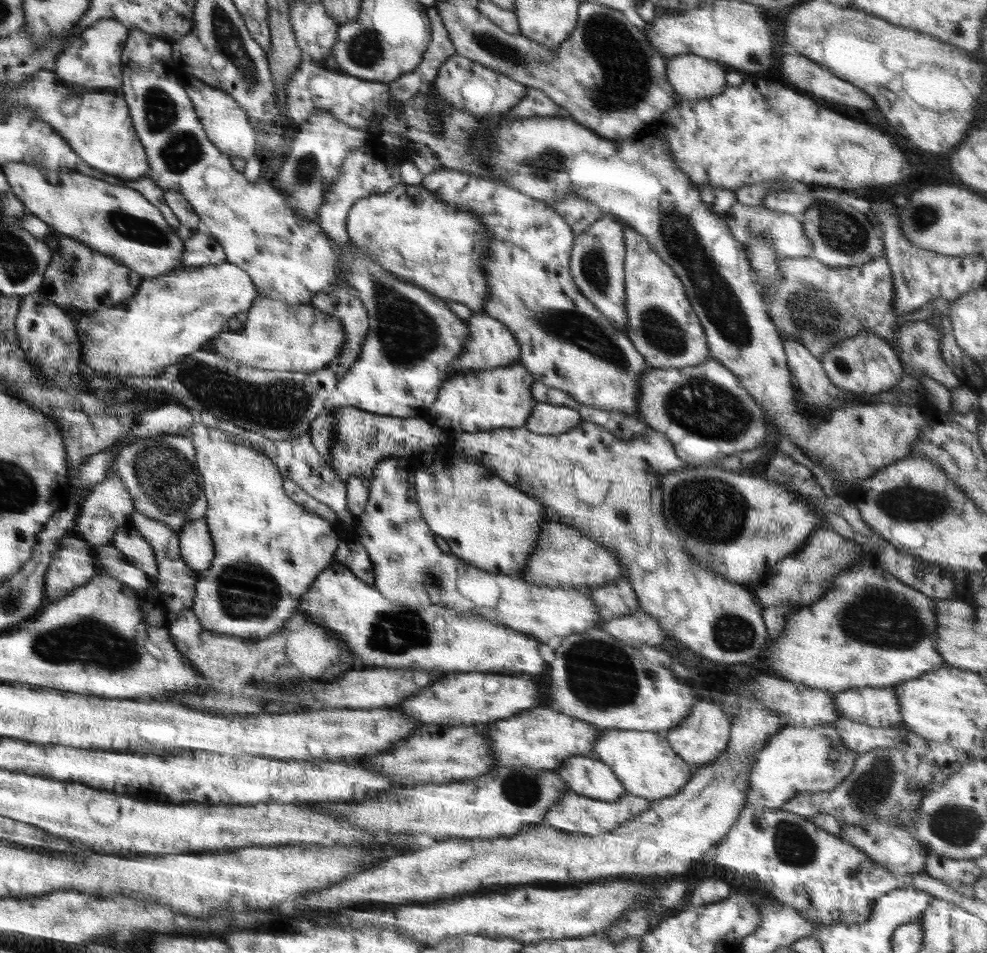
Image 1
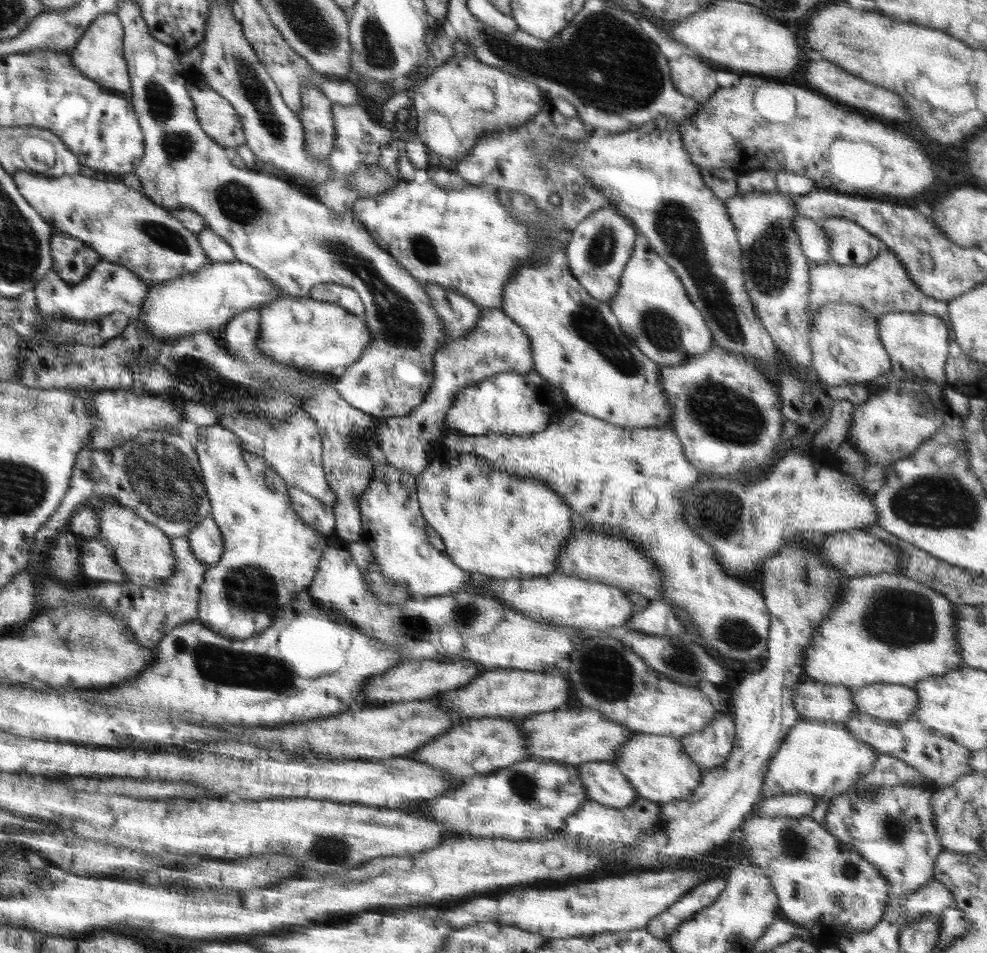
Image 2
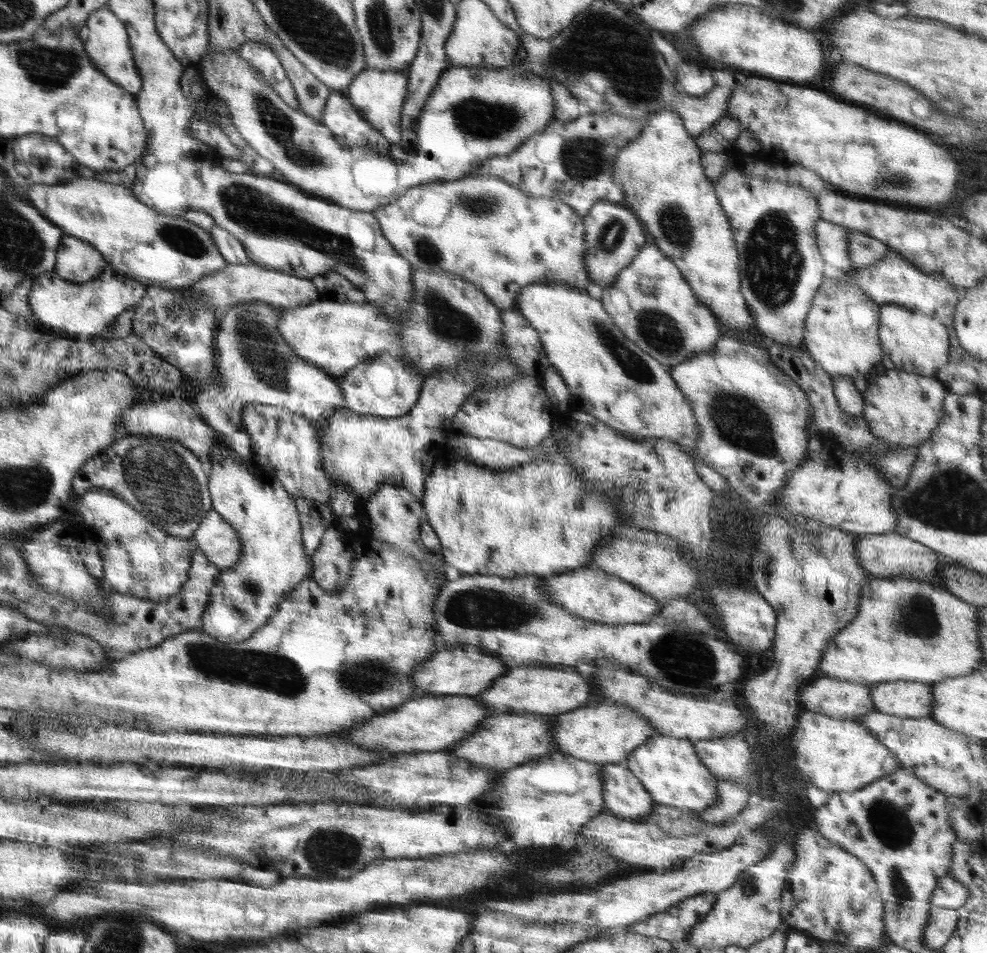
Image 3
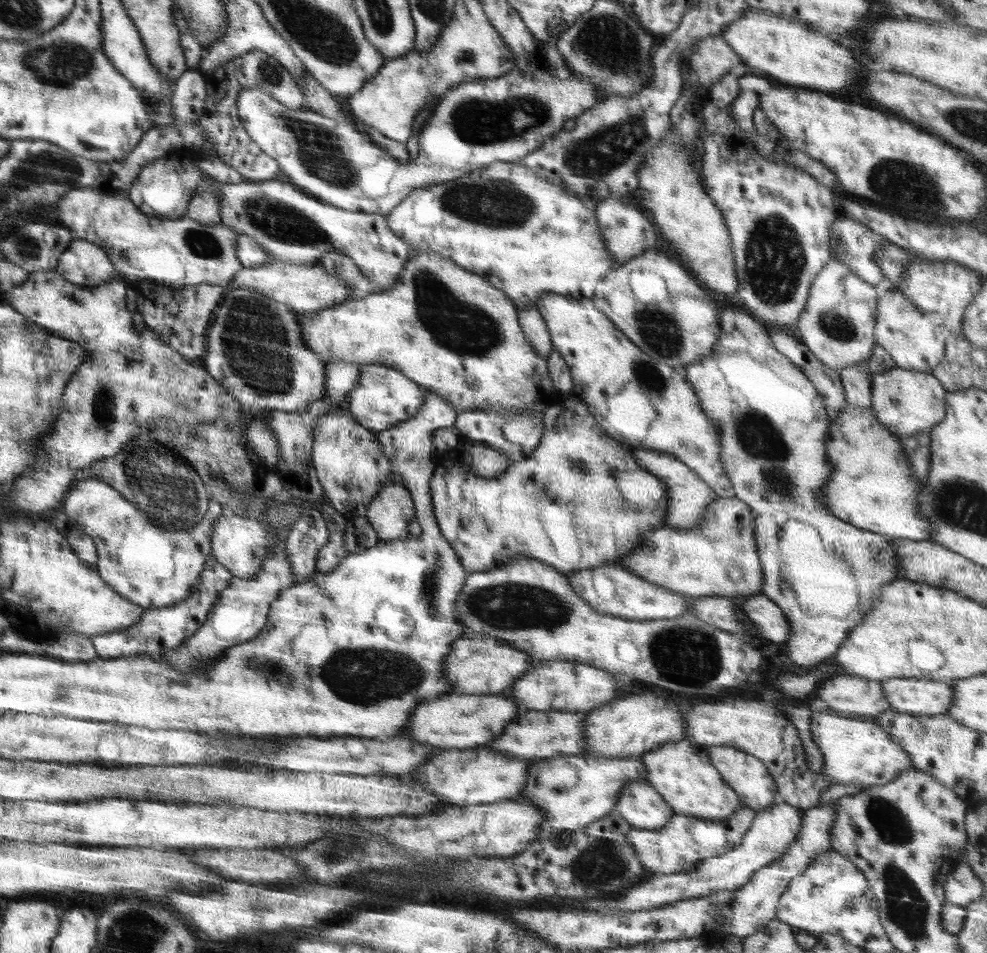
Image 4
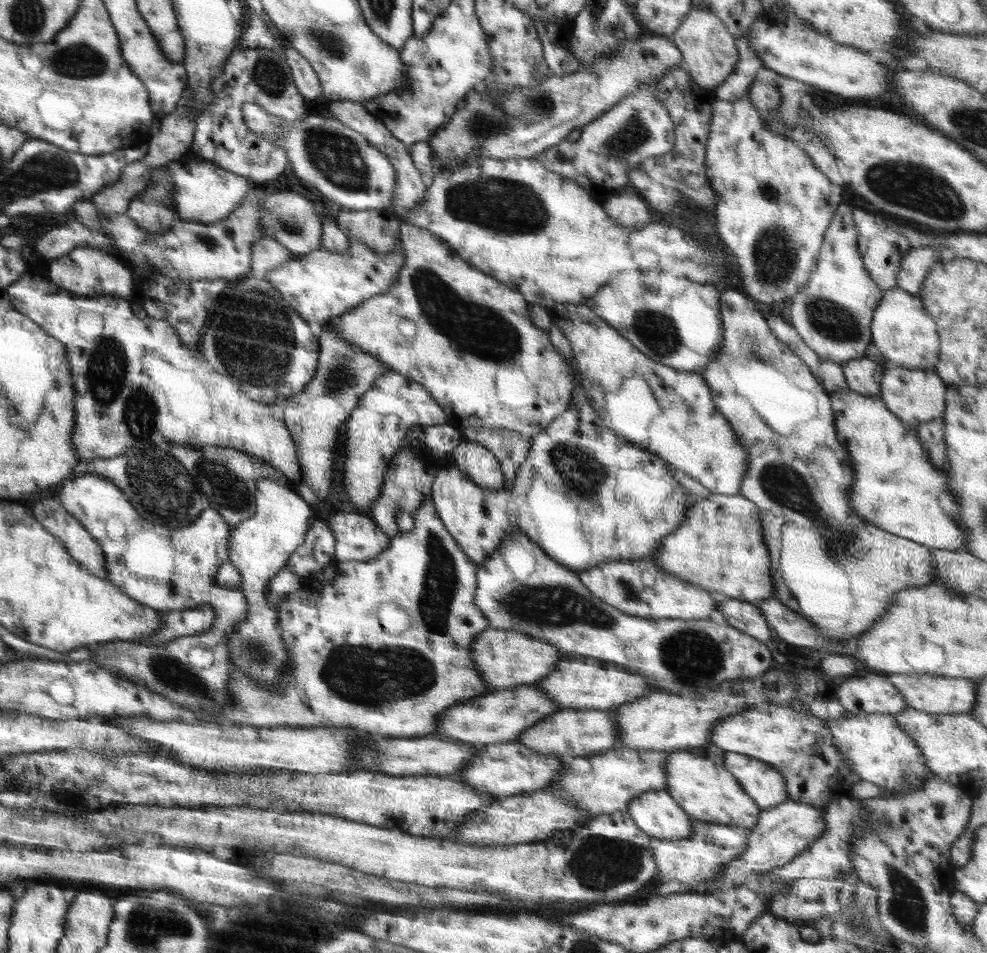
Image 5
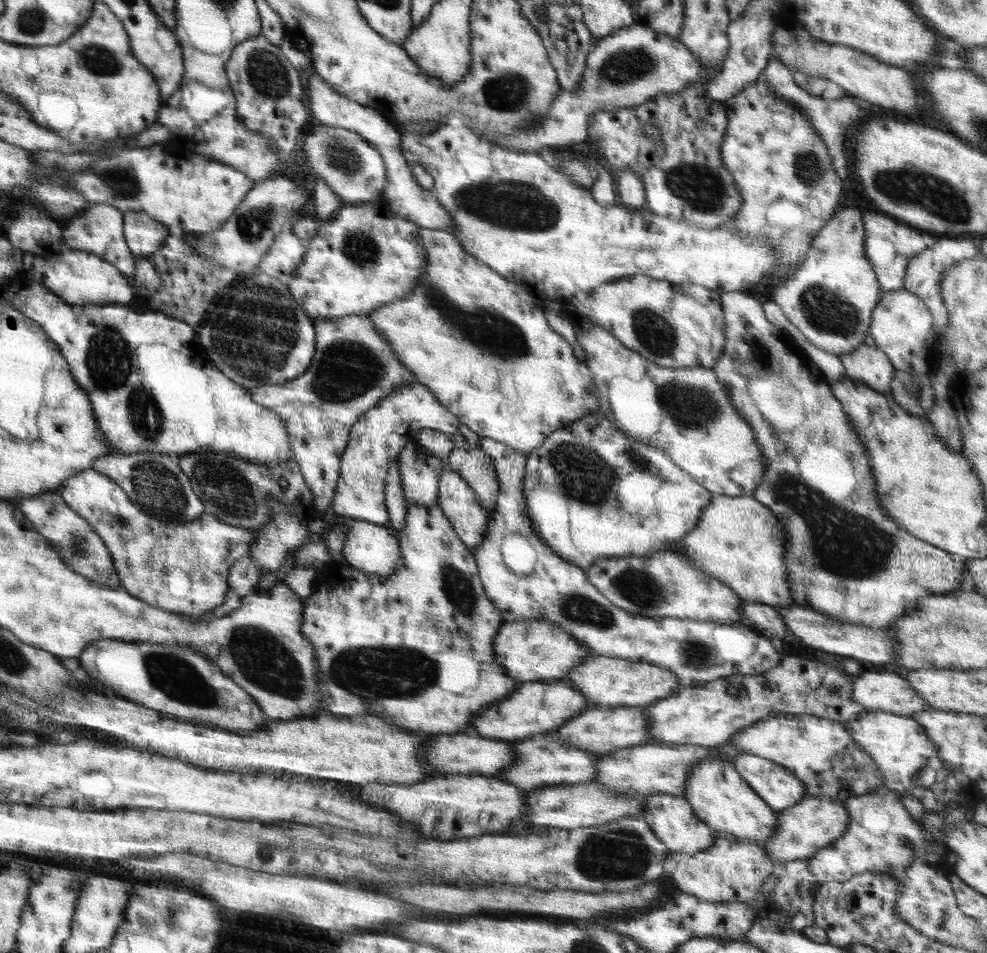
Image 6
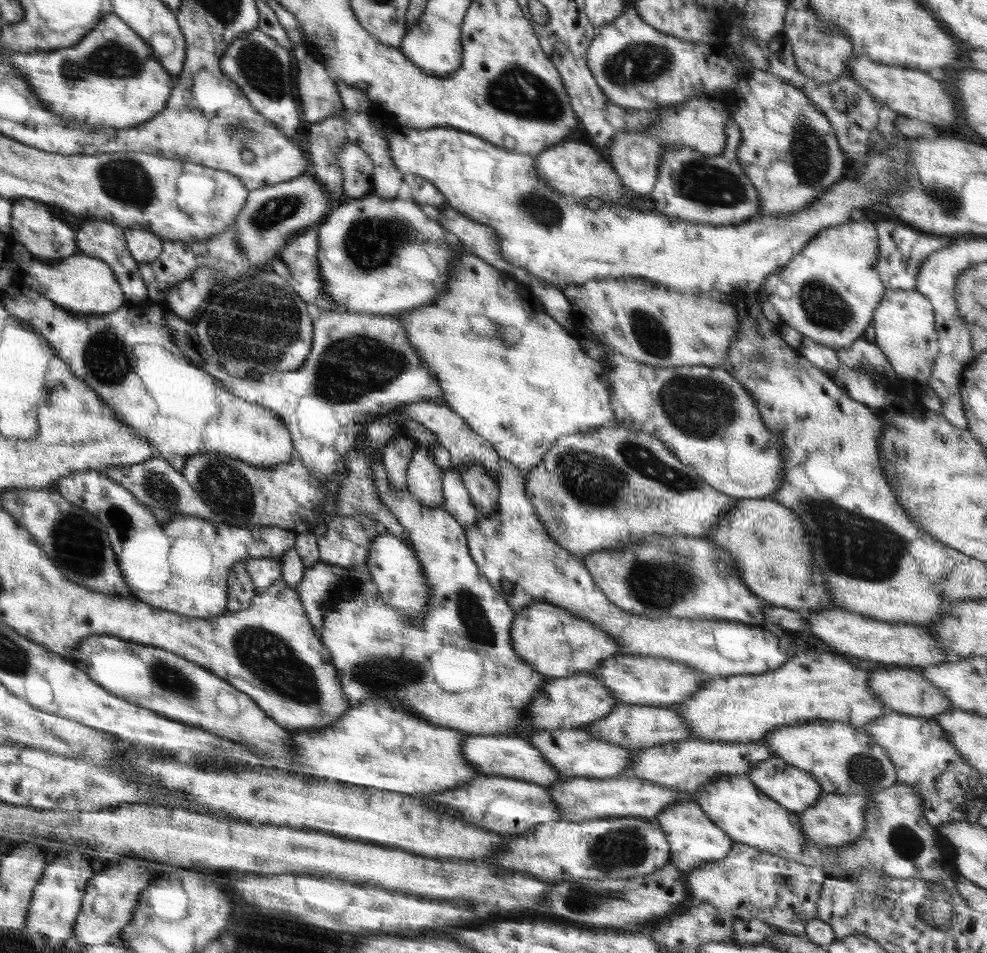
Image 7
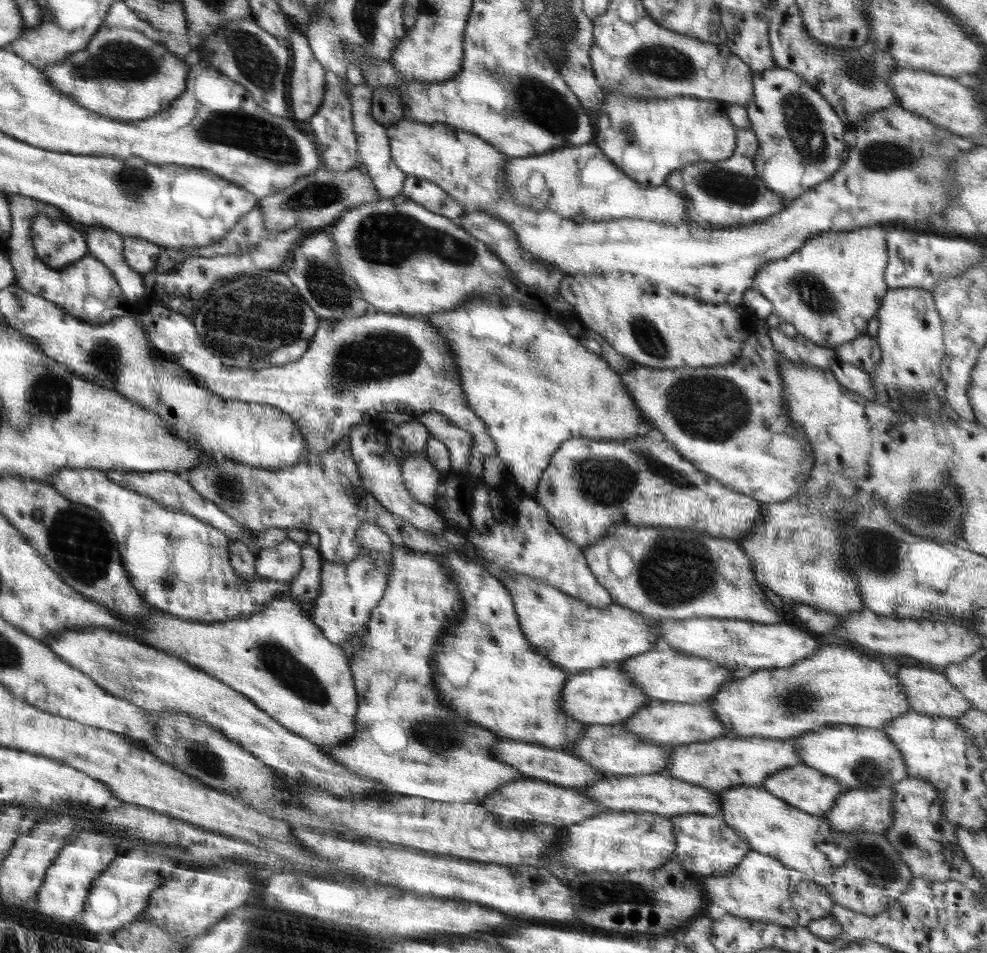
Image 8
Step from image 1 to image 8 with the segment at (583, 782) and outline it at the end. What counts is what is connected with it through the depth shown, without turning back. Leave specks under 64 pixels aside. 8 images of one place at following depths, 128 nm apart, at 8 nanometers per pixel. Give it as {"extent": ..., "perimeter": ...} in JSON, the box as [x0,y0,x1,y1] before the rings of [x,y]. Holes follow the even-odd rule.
{"extent":[669,814,753,876],"perimeter":[[[684,814],[670,817],[669,820],[676,835],[674,857],[680,859],[682,867],[697,875],[724,876],[753,850],[736,835],[736,830],[725,824],[723,816]]]}

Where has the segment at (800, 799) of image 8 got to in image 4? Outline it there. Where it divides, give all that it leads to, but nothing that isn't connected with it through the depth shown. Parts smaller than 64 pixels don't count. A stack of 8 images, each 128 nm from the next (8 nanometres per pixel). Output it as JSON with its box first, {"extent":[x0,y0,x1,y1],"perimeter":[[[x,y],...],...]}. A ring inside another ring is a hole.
{"extent":[706,746,777,812],"perimeter":[[[708,746],[706,751],[710,757],[710,763],[720,773],[722,779],[739,795],[745,807],[760,812],[773,806],[777,794],[776,781],[772,779],[765,763],[759,758],[732,746]]]}

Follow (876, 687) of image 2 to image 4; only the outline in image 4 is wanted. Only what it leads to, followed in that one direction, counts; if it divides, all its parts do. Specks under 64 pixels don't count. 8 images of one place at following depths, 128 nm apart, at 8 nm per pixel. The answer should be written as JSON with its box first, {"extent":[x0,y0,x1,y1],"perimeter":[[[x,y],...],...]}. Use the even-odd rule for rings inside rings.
{"extent":[881,677,954,715],"perimeter":[[[892,677],[881,681],[890,708],[913,715],[944,714],[954,704],[954,681]]]}

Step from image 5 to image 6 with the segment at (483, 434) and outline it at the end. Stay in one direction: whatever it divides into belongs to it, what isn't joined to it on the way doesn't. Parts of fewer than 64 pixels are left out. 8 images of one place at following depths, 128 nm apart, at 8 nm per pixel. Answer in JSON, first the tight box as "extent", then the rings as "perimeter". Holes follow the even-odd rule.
{"extent":[473,437,780,687],"perimeter":[[[480,437],[480,445],[479,448],[482,449],[488,456],[490,456],[494,460],[494,468],[496,468],[496,474],[499,482],[500,492],[498,495],[496,508],[490,512],[490,519],[488,519],[488,531],[486,531],[486,535],[484,535],[484,539],[482,539],[482,543],[478,545],[478,548],[474,549],[473,555],[476,559],[476,564],[479,571],[479,578],[482,581],[482,586],[484,587],[484,591],[486,591],[486,595],[488,595],[488,599],[496,605],[496,609],[500,611],[500,615],[502,615],[502,622],[514,622],[514,621],[530,621],[530,619],[536,620],[548,620],[550,623],[554,623],[556,626],[560,627],[560,629],[564,629],[564,631],[570,633],[572,637],[576,637],[580,643],[586,644],[588,647],[588,651],[592,651],[592,656],[594,655],[602,655],[606,657],[616,657],[621,659],[628,659],[631,661],[644,661],[645,663],[652,663],[653,665],[660,666],[664,669],[668,669],[668,671],[672,671],[677,677],[678,681],[680,681],[681,686],[684,687],[697,687],[704,683],[710,683],[712,681],[718,679],[724,679],[727,676],[732,676],[732,674],[760,674],[774,668],[776,665],[780,664],[780,654],[776,651],[776,648],[772,645],[772,642],[769,638],[763,637],[760,633],[754,632],[752,629],[749,629],[746,626],[722,626],[722,636],[728,636],[728,640],[724,638],[722,640],[722,644],[724,644],[724,648],[726,648],[726,644],[730,644],[730,636],[732,634],[736,634],[736,636],[740,636],[740,638],[736,638],[738,642],[736,642],[736,654],[734,654],[734,646],[732,646],[732,652],[730,650],[726,650],[724,654],[722,654],[722,658],[720,658],[720,652],[718,652],[718,646],[716,646],[716,638],[714,638],[714,628],[718,626],[718,623],[712,622],[700,622],[700,620],[694,619],[677,619],[674,617],[656,617],[656,620],[652,620],[652,618],[646,618],[646,616],[640,616],[632,614],[623,608],[616,606],[610,602],[610,599],[606,598],[600,591],[588,581],[586,570],[578,567],[574,563],[570,561],[566,561],[562,557],[556,555],[554,551],[536,533],[534,533],[534,524],[530,520],[528,507],[526,506],[527,497],[524,496],[522,492],[523,478],[524,478],[524,464],[525,459],[527,458],[526,454],[522,454],[522,452],[516,452],[514,448],[508,447],[508,445],[497,442],[496,440],[491,440],[488,438]],[[508,534],[520,534],[520,536],[524,536],[524,538],[528,538],[528,542],[532,544],[532,548],[538,552],[538,560],[536,560],[536,568],[534,568],[534,572],[528,574],[528,576],[516,576],[514,572],[506,564],[504,564],[504,560],[502,560],[502,554],[500,554],[500,544],[502,544],[502,540],[504,540],[505,536]]]}

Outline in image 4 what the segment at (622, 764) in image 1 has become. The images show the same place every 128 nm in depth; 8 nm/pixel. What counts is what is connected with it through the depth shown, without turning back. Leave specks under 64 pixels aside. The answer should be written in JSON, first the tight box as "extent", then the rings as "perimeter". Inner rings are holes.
{"extent":[641,738,745,821],"perimeter":[[[685,738],[654,748],[641,756],[647,774],[646,782],[663,797],[675,814],[720,821],[735,816],[745,807],[739,795],[710,763],[708,751],[701,744]]]}

